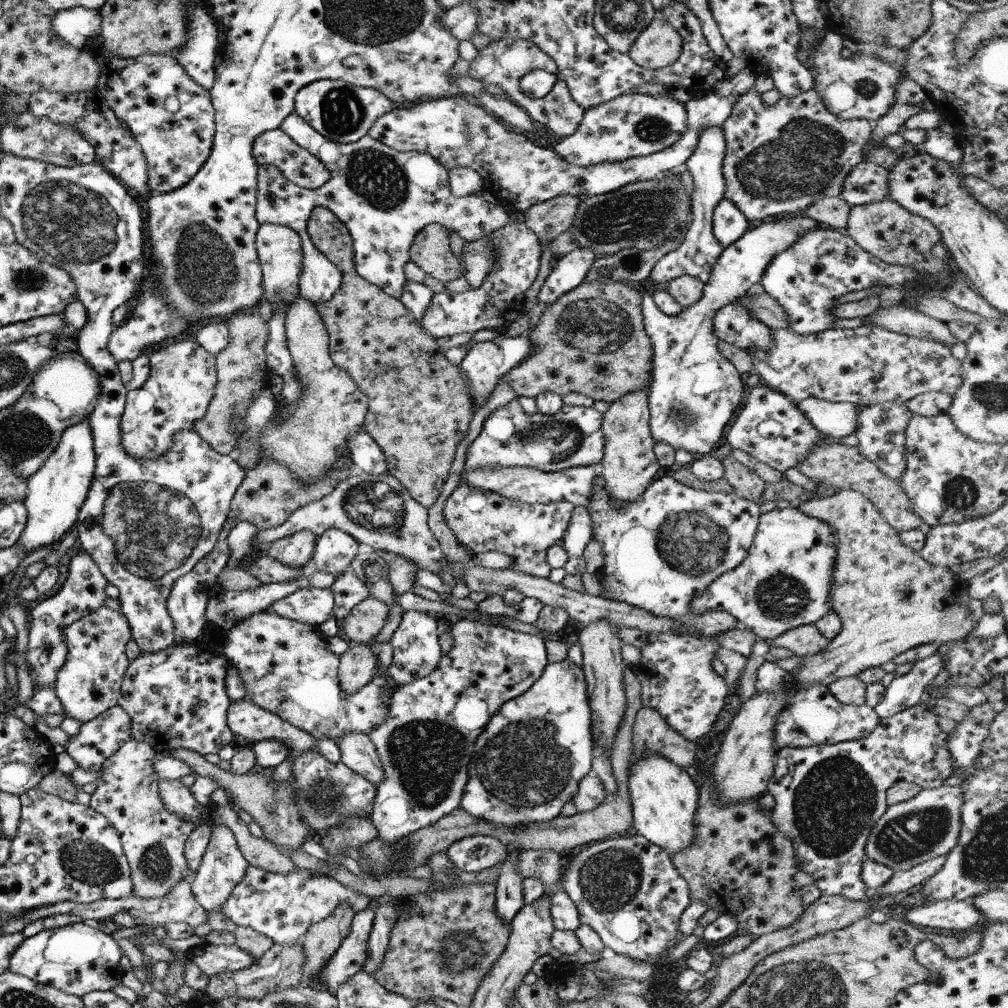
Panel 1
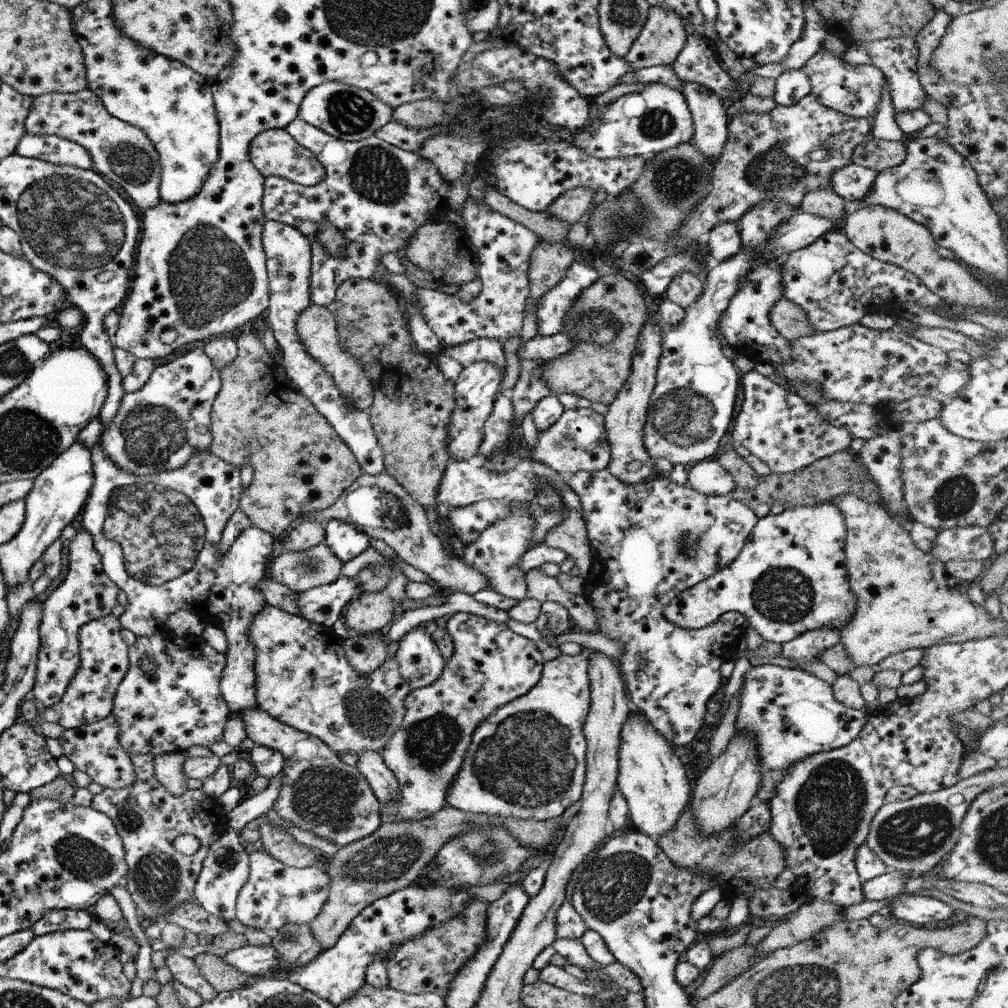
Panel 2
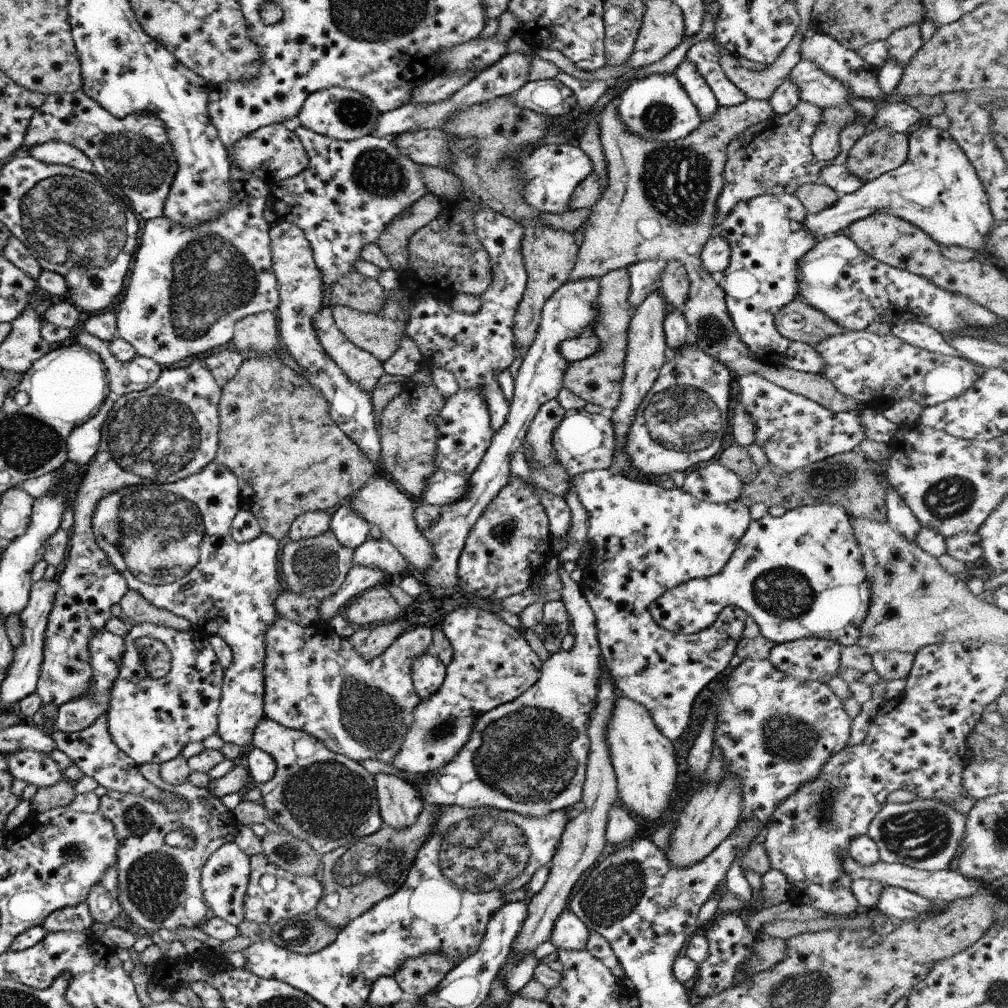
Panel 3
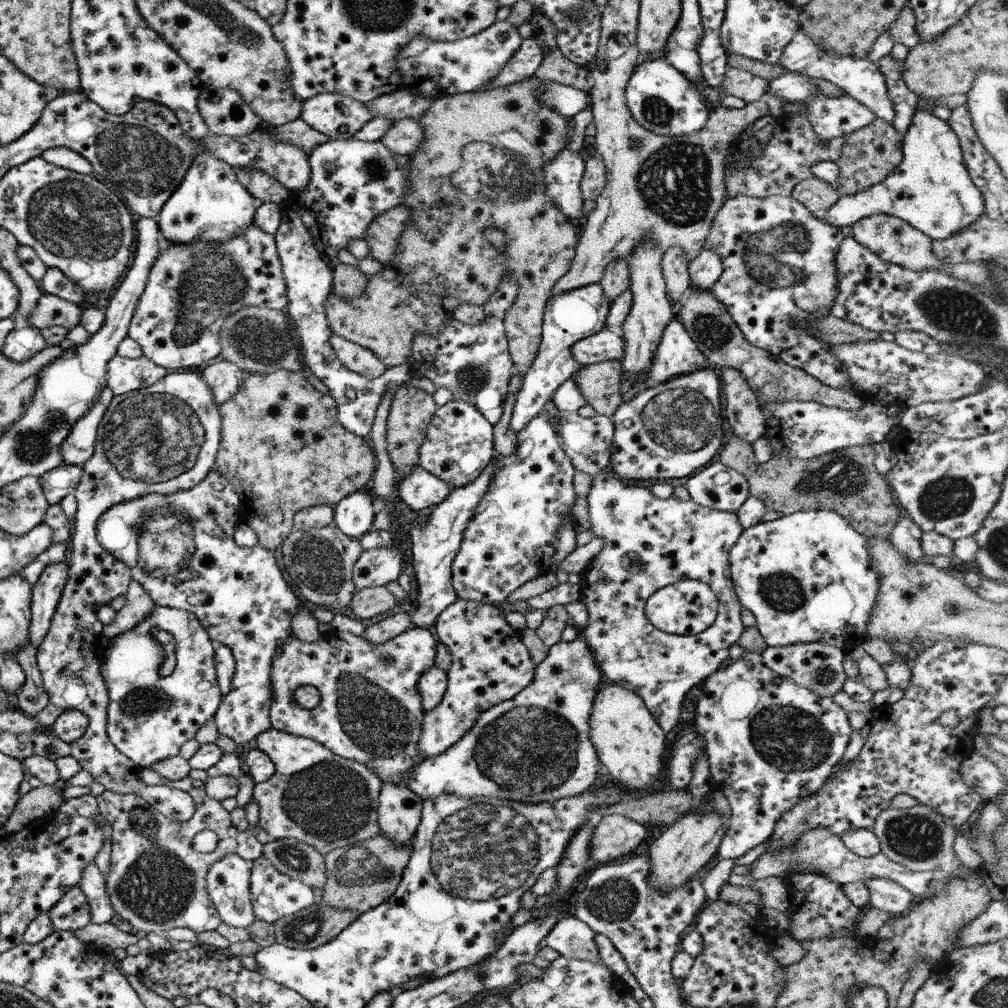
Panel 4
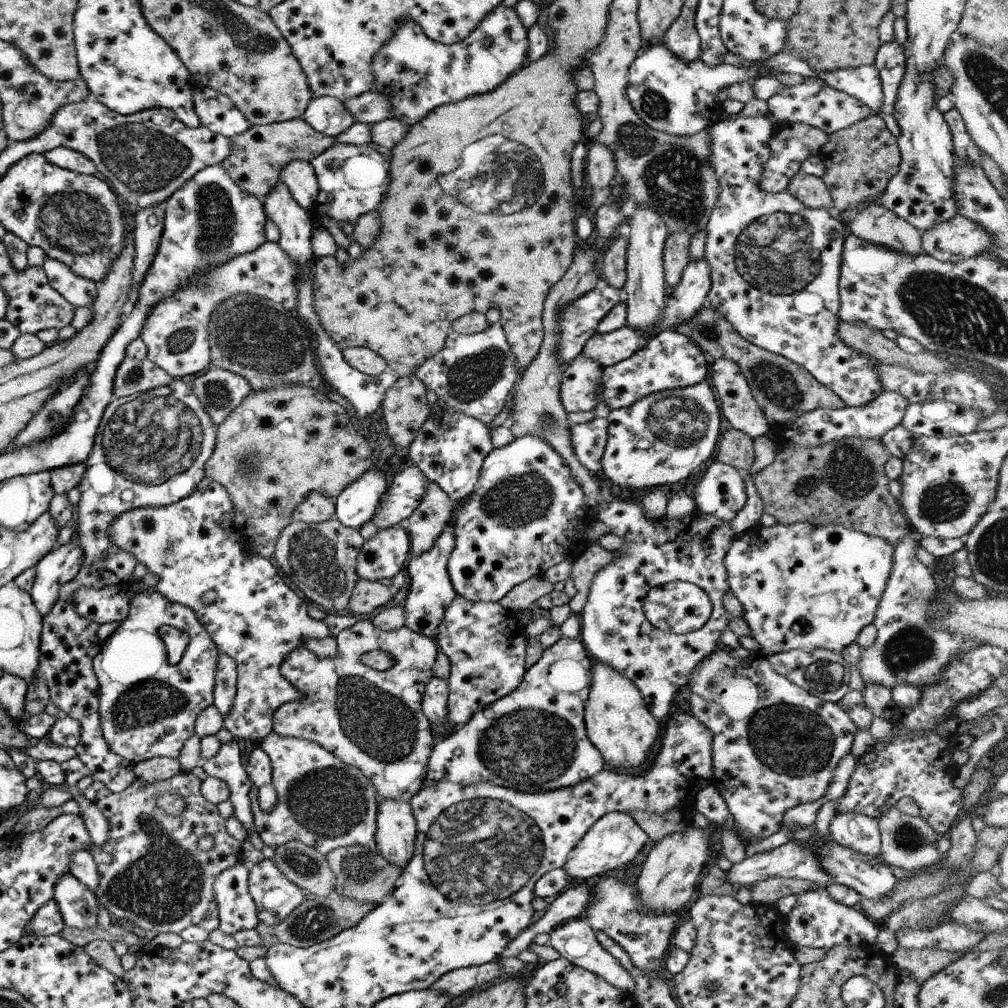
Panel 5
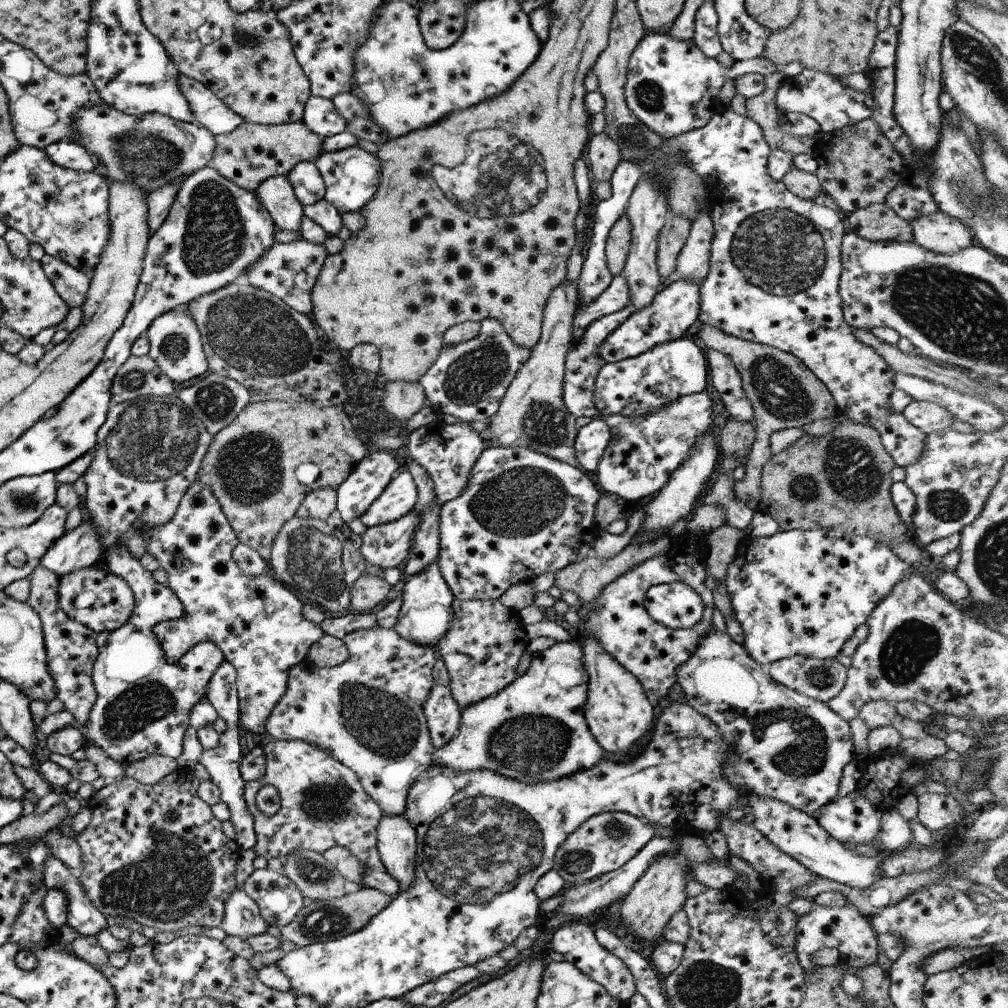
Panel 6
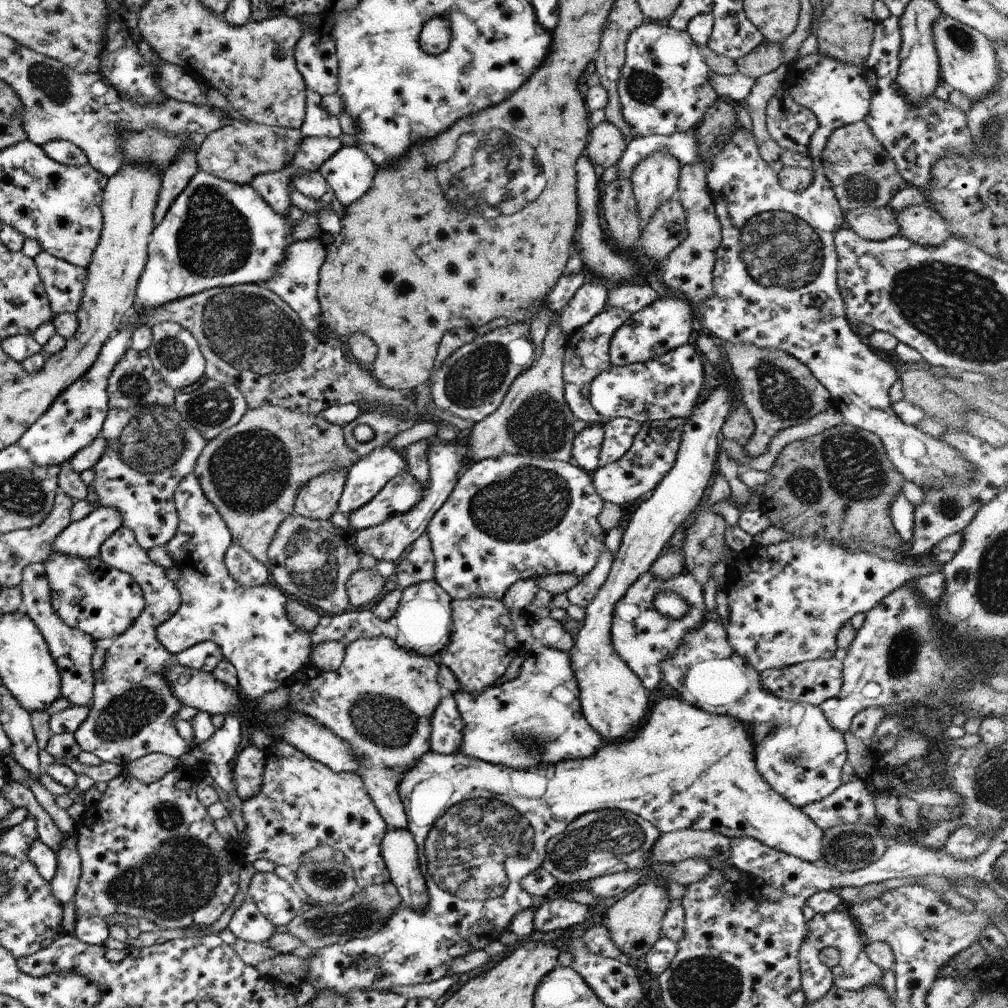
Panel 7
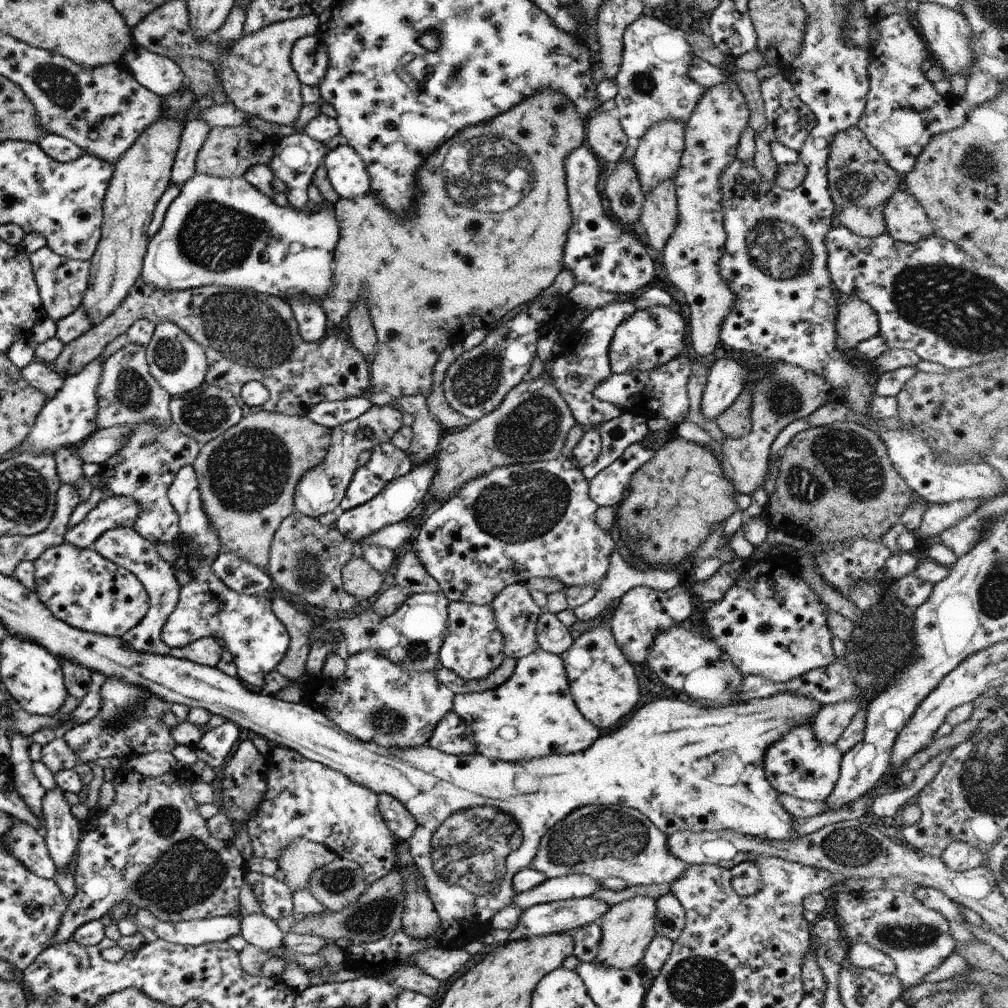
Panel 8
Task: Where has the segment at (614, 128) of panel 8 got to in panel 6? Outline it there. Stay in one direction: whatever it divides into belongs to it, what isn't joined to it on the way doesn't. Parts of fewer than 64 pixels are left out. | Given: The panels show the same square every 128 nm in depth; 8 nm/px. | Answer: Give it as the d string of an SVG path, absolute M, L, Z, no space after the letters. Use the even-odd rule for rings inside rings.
M604 131L595 134L587 142L590 177L594 183L610 180L612 173L621 161L620 145Z

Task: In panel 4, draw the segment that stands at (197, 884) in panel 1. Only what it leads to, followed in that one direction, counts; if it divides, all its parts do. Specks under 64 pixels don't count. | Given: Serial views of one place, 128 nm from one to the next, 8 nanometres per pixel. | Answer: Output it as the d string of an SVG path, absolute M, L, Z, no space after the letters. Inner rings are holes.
M232 853L215 862L206 875L209 897L221 916L222 922L228 926L247 928L257 919L251 904L250 875L252 865L252 862Z

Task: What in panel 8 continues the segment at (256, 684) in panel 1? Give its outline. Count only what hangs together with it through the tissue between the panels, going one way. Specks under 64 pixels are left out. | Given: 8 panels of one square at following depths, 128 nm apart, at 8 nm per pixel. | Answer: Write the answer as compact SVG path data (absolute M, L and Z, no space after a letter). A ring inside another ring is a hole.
M364 651L349 656L345 661L346 670L340 680L332 681L307 675L308 682L305 684L308 685L303 686L297 700L302 704L318 708L345 733L355 736L358 740L372 741L388 748L419 747L430 740L436 725L453 710L455 694L436 678L433 671L406 672L392 660L381 657L376 651ZM389 794L378 795L379 811L386 826L397 836L400 842L408 842L415 834L416 821L410 811Z

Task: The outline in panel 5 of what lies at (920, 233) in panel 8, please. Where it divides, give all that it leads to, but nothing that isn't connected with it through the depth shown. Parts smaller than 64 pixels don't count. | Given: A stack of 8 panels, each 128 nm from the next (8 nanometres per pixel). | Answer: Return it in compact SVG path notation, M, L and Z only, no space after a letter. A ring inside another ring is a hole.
M956 213L921 233L922 250L942 262L961 261L989 253L991 239L976 223Z

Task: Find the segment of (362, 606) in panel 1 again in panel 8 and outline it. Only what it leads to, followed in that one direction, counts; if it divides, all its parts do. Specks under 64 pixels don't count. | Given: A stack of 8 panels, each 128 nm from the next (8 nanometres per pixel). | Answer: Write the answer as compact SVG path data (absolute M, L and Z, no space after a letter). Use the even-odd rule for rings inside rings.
M362 557L350 559L343 566L341 575L344 590L359 602L365 603L380 590L384 578L383 574L374 570Z

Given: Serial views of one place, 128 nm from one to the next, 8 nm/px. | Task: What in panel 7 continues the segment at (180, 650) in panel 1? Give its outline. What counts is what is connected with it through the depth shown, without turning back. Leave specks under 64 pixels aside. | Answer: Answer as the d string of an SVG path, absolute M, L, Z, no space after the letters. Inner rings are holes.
M124 526L117 528L116 532L113 532L112 536L109 536L100 545L98 558L104 561L107 564L108 568L114 567L117 568L119 571L124 571L125 573L128 573L130 574L130 576L132 576L132 578L138 583L138 586L140 586L140 588L142 589L143 597L145 598L145 607L144 610L140 613L140 616L138 616L138 618L123 633L120 633L120 636L113 638L112 645L105 652L105 663L103 664L101 670L99 672L93 672L94 686L91 709L88 713L88 716L86 717L86 720L76 729L76 732L73 734L74 738L76 739L76 742L78 743L78 746L80 746L82 751L96 755L98 758L100 758L100 760L103 760L104 763L114 763L117 765L126 766L127 764L130 764L133 760L136 760L137 758L143 757L144 755L150 753L164 753L165 755L170 755L174 758L179 759L182 754L186 754L186 752L190 751L191 744L187 740L184 740L180 735L178 735L176 731L176 714L177 710L182 706L182 704L172 694L168 683L165 681L163 675L163 668L166 665L181 664L182 666L190 667L196 670L212 672L218 666L218 664L220 664L220 661L224 658L223 652L221 651L221 648L215 642L212 641L204 641L195 644L189 649L183 650L182 652L176 654L168 652L168 650L166 650L166 648L162 646L162 643L158 640L155 635L155 629L158 628L158 626L160 626L162 622L168 620L178 610L179 606L181 605L181 594L179 588L176 586L176 583L170 580L170 578L168 578L168 576L166 575L166 569L164 567L158 566L158 564L155 564L154 562L152 562L152 560L150 560L150 558L148 557L148 551L138 544L138 541L135 539L135 534L129 528L126 528Z

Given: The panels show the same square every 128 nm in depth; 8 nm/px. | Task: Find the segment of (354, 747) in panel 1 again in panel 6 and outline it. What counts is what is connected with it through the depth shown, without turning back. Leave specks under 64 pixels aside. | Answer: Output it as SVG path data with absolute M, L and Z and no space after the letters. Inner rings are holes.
M403 814L383 815L377 828L377 849L387 873L396 879L402 893L415 883L416 848L416 831L408 819Z

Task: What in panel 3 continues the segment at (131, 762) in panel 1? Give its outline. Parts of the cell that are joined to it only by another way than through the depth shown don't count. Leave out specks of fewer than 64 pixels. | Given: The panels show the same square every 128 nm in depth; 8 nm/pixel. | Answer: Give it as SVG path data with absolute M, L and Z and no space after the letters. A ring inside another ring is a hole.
M158 763L141 764L138 769L144 773L148 782L155 784L159 789L184 797L189 804L189 808L182 813L171 813L162 803L157 803L140 795L119 793L118 791L108 791L99 798L98 812L105 819L112 821L120 844L114 864L119 872L119 890L114 892L114 895L121 910L126 912L127 916L130 916L132 922L136 922L139 928L144 928L144 930L158 931L160 928L167 928L176 931L178 928L198 928L215 916L205 901L200 886L202 867L217 848L220 848L223 844L235 842L240 824L233 815L233 811L226 808L224 803L206 787L196 787L190 781L172 786L160 776ZM182 831L190 831L194 837L194 844L190 848L171 846L166 842L166 836L179 834Z

